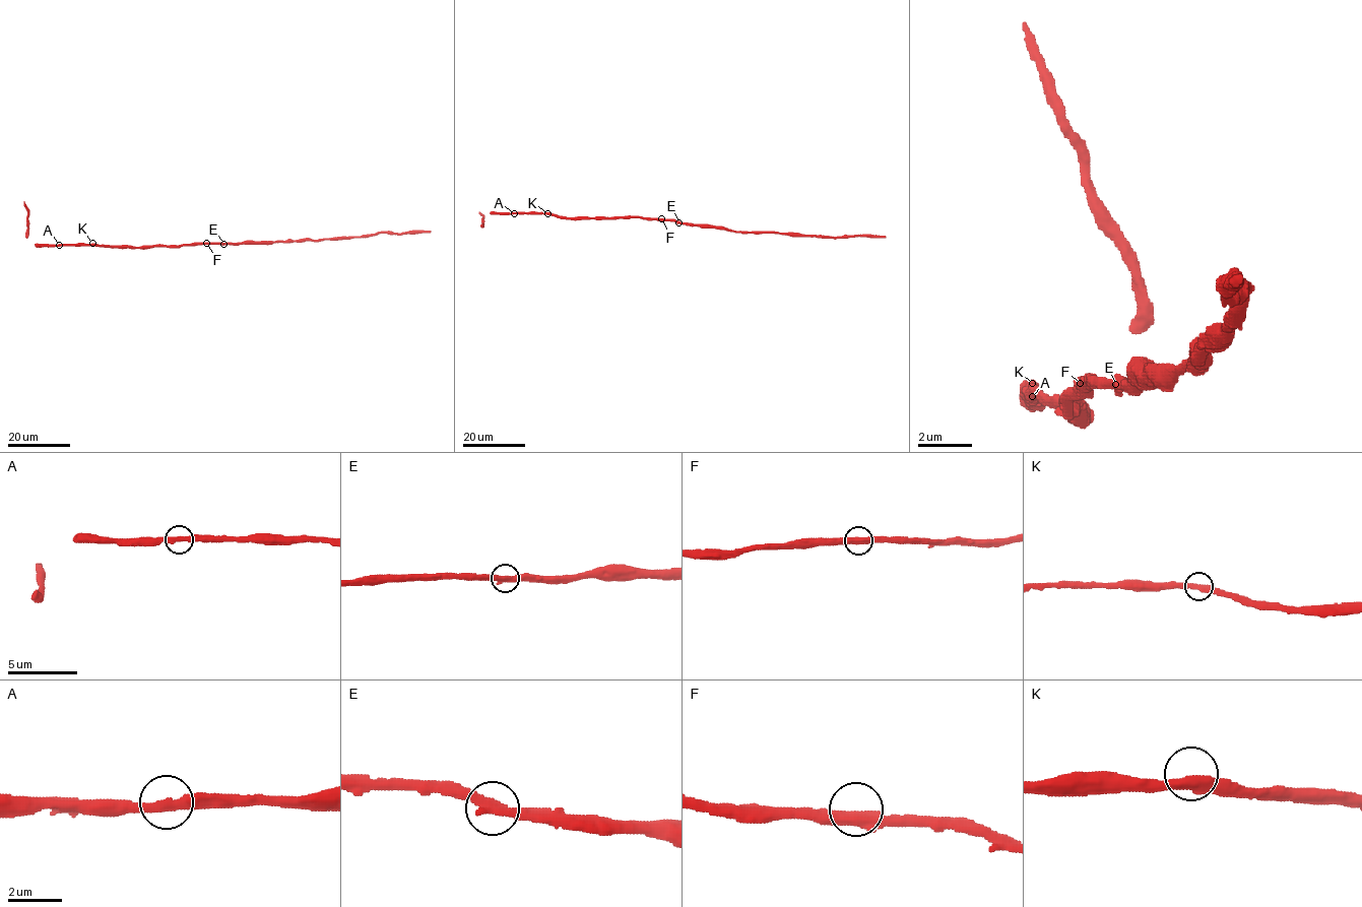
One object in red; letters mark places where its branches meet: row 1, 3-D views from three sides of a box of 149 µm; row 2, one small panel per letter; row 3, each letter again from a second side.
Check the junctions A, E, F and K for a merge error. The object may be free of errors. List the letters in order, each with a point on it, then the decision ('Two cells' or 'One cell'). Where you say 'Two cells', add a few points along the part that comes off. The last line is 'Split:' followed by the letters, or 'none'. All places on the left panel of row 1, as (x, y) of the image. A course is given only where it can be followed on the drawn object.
A: Place: (59, 245). One cell
E: Place: (223, 244). One cell
F: Place: (206, 243). One cell
K: Place: (92, 243). One cell
Split: none

